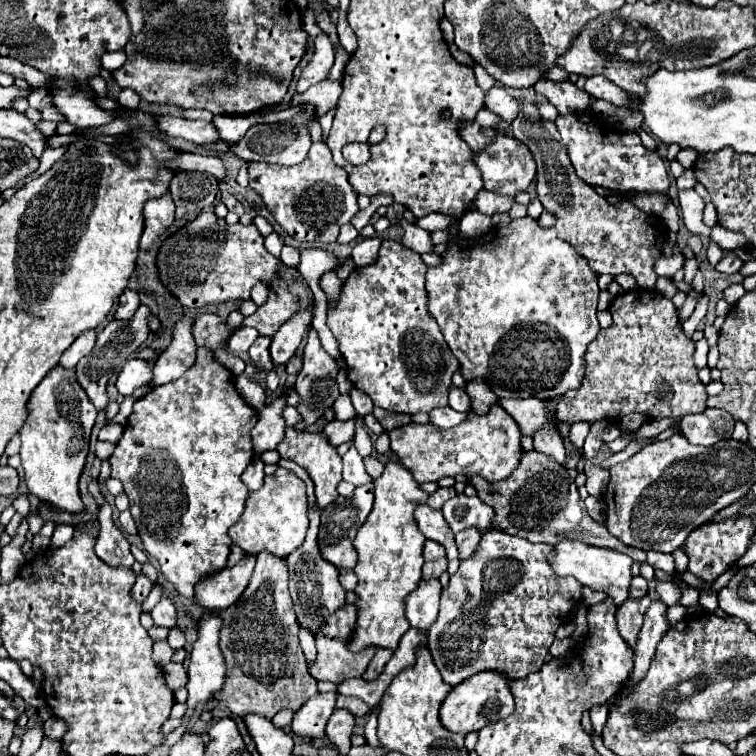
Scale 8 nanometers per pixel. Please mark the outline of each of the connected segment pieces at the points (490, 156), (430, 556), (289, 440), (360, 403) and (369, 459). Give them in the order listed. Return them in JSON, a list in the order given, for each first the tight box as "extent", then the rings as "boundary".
[{"extent":[474,134,536,196],"boundary":[[[496,134],[494,142],[488,144],[484,152],[474,152],[474,160],[476,160],[476,166],[480,166],[484,190],[498,192],[504,196],[516,196],[518,192],[524,192],[536,176],[536,164],[528,148],[524,148],[520,140],[506,136],[506,134]]]},{"extent":[424,540,446,560],"boundary":[[[426,540],[426,544],[424,544],[424,558],[426,558],[426,560],[438,560],[438,558],[442,558],[442,556],[446,556],[444,546],[440,546],[440,544],[434,542],[434,540]]]},{"extent":[276,427,342,508],"boundary":[[[286,427],[286,436],[278,444],[276,450],[280,452],[282,458],[294,460],[296,464],[300,464],[310,474],[310,478],[316,486],[316,502],[320,504],[320,508],[326,508],[328,504],[332,504],[338,498],[336,486],[338,486],[338,482],[342,482],[342,458],[338,456],[336,446],[332,446],[328,442],[328,436],[324,432],[298,434],[293,427]]]},{"extent":[350,388,374,416],"boundary":[[[352,388],[350,398],[352,398],[354,410],[356,410],[356,414],[358,414],[358,416],[366,416],[366,414],[370,414],[370,412],[372,412],[372,408],[374,408],[372,400],[364,398],[364,394],[362,394],[358,388]]]},{"extent":[364,456,384,480],"boundary":[[[366,456],[364,464],[366,464],[366,472],[370,474],[372,480],[376,480],[382,474],[382,470],[384,470],[384,464],[376,456]]]}]

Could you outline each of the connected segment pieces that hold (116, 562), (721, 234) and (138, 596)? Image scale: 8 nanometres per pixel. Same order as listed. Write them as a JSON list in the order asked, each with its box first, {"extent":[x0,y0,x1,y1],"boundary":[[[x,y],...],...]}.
[{"extent":[96,502,134,568],"boundary":[[[108,502],[98,512],[100,520],[100,534],[96,542],[96,554],[100,560],[104,560],[110,566],[126,566],[132,568],[134,556],[130,552],[130,544],[120,528],[112,522],[112,508]]]},{"extent":[712,224,750,248],"boundary":[[[718,224],[712,228],[712,240],[716,240],[716,242],[718,242],[718,246],[722,246],[722,248],[750,245],[748,240],[744,240],[744,236],[734,234],[734,232],[730,232],[730,230],[724,230],[724,228],[722,228],[722,226],[718,226]]]},{"extent":[132,574,154,602],"boundary":[[[138,574],[136,584],[134,584],[134,588],[132,588],[132,598],[134,598],[136,602],[144,602],[144,600],[146,600],[146,596],[150,594],[150,590],[152,590],[152,588],[154,588],[154,586],[152,586],[152,582],[148,580],[148,576]]]}]

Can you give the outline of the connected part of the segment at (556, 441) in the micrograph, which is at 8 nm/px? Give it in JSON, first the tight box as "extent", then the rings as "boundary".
{"extent":[532,428,566,464],"boundary":[[[540,428],[540,432],[536,432],[536,436],[532,436],[532,440],[534,440],[534,448],[538,452],[544,452],[544,454],[556,458],[560,464],[564,464],[566,452],[564,452],[562,438],[558,436],[556,428]]]}

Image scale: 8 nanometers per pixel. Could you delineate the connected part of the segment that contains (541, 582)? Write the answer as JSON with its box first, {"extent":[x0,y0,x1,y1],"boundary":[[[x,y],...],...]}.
{"extent":[428,530,582,686],"boundary":[[[488,530],[476,552],[460,568],[440,596],[436,624],[428,628],[428,650],[446,684],[456,686],[478,672],[500,672],[508,680],[526,678],[544,664],[554,632],[572,620],[582,584],[560,578],[548,564],[552,546],[532,544],[500,530]]]}

